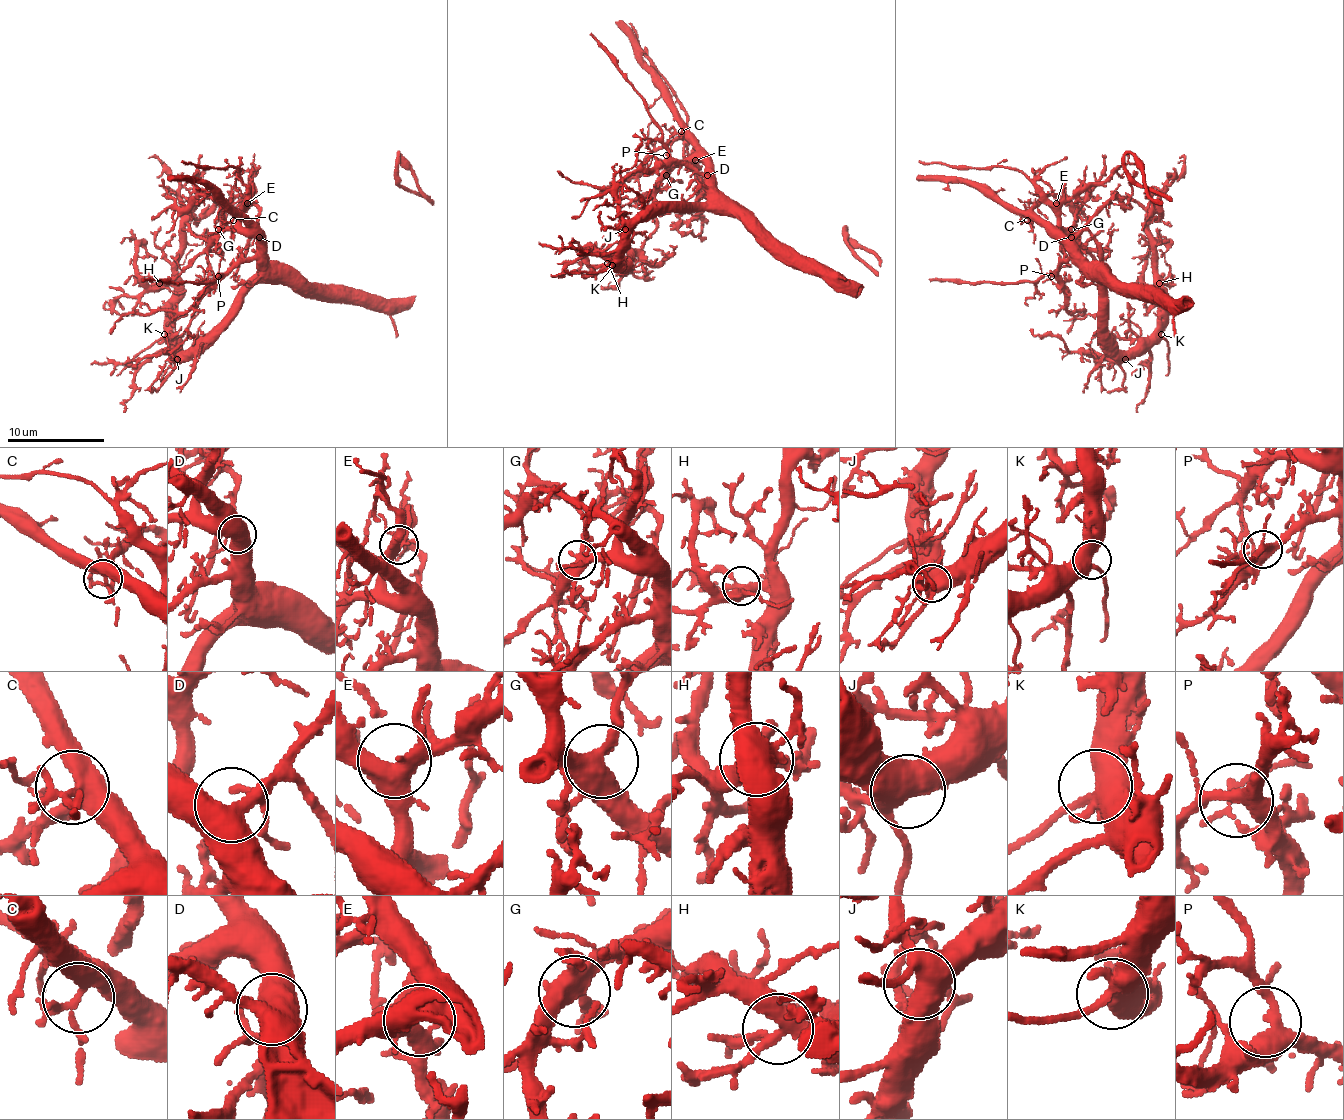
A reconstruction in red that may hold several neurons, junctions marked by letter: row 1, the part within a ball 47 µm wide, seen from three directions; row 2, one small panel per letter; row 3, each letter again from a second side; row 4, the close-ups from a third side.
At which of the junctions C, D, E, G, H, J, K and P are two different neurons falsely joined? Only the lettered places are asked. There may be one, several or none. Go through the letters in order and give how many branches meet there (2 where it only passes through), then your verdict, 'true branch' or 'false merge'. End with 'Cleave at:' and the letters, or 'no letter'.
C: 6 branches meet; true branch
D: 4 branches meet; true branch
E: 5 branches meet; true branch
G: 4 branches meet; true branch
H: 4 branches meet; true branch
J: 4 branches meet; true branch
K: 4 branches meet; true branch
P: 4 branches meet; true branch
Cleave at: no letter

